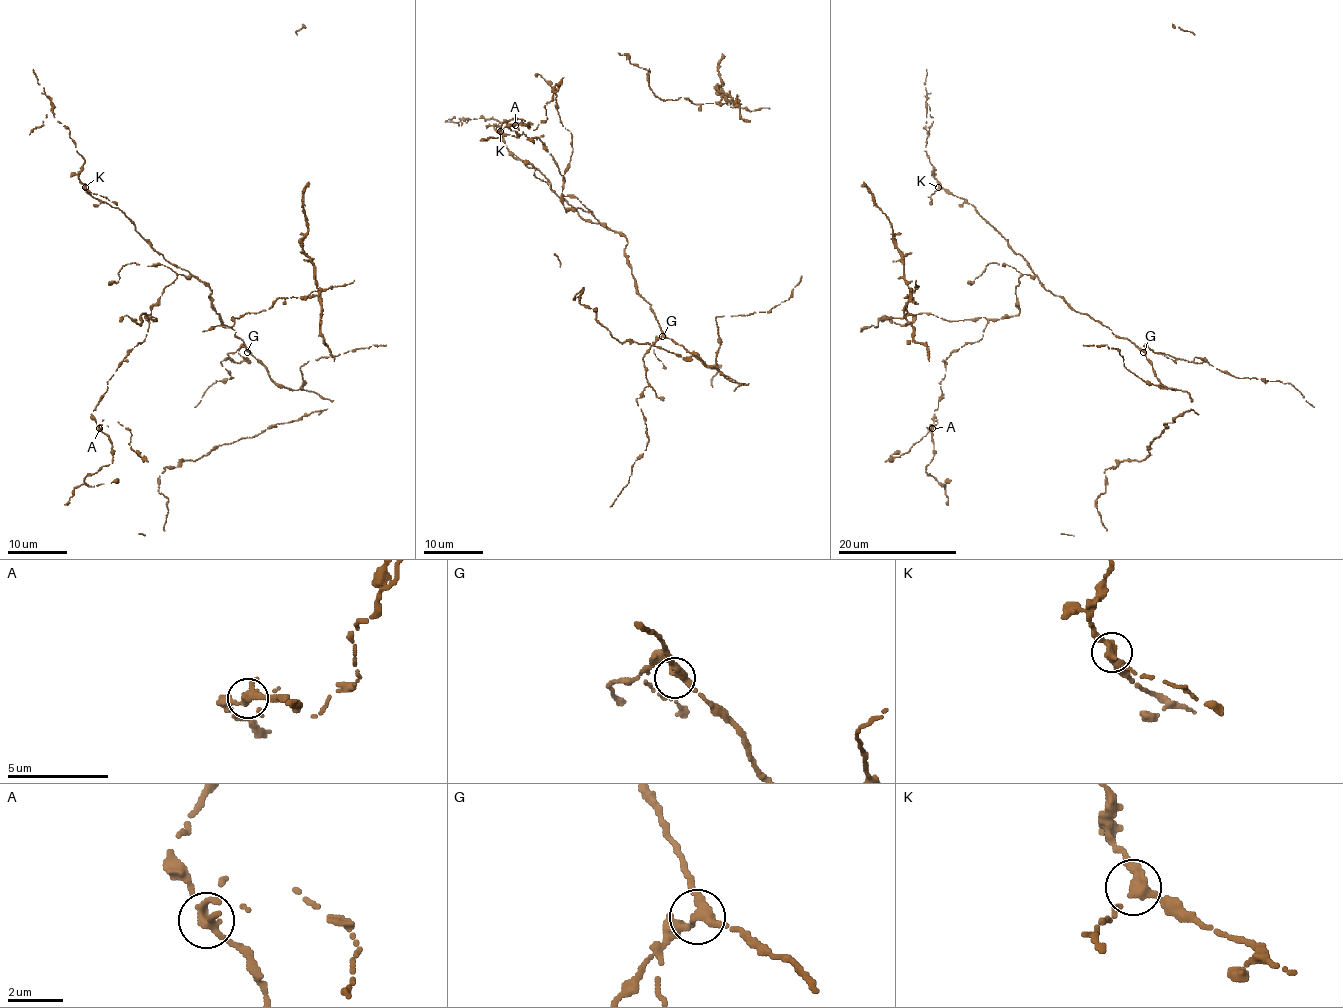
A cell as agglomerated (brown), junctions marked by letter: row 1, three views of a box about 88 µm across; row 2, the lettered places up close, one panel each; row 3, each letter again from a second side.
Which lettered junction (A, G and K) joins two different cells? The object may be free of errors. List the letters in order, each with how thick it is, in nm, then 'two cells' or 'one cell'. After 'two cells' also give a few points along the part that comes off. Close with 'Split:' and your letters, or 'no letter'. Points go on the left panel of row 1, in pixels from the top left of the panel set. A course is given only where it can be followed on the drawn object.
A: 280 nm | two cells
G: 280 nm | one cell
K: 300 nm | one cell
Split: A

